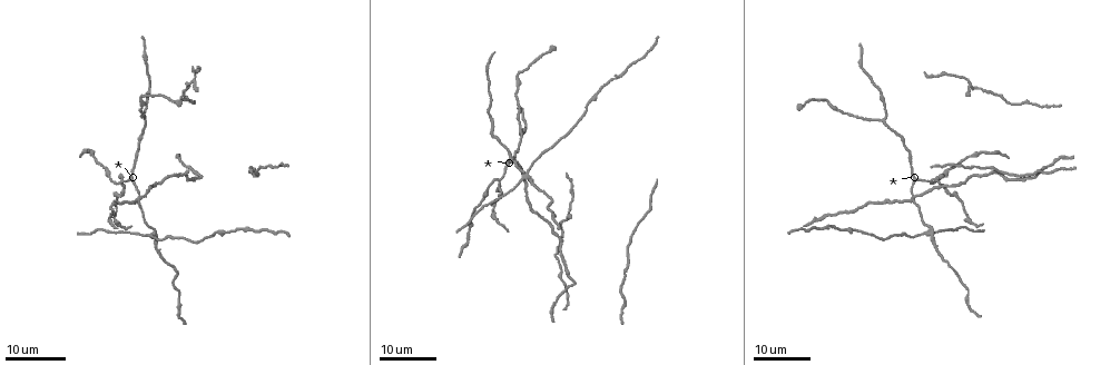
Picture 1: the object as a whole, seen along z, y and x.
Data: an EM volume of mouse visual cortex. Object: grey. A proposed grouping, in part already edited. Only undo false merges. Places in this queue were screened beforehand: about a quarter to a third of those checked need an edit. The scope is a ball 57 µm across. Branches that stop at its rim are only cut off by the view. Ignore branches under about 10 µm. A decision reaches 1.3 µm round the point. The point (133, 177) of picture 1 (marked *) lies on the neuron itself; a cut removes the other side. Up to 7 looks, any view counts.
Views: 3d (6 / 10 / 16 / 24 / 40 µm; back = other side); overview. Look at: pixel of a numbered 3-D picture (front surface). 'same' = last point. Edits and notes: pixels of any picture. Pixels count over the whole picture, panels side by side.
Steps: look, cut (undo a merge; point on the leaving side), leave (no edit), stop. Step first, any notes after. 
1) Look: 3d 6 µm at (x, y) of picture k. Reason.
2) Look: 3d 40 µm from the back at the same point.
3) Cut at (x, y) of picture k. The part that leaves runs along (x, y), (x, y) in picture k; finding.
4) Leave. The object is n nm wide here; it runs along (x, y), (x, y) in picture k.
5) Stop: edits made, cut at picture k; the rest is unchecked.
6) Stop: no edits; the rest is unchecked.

Look: 3d 16 µm at (931, 181) of picture 1. Looks like a crossing.

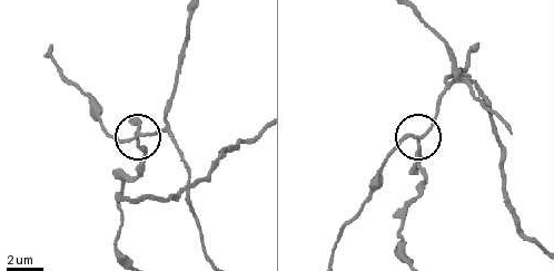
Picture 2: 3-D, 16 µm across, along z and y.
Look: 3d 10 µm at (137, 132) of picture 2. Zoom in.

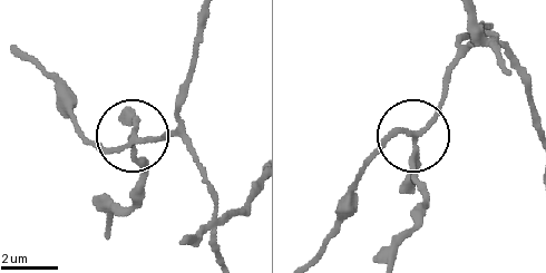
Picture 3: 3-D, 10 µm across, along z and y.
Leave. 4 arms meet here; it runs along (464, 50), (442, 105), (416, 140), (422, 196) in picture 3; all the same neuron.

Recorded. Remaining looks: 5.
Look: 3d 16 µm at (930, 233) of picture 1. Four or more arms meet.

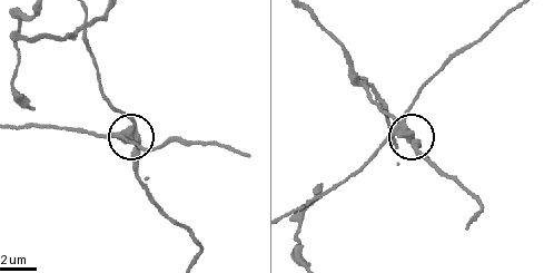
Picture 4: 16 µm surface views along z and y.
Look: 3d 6 µm at (408, 135) of picture 4.

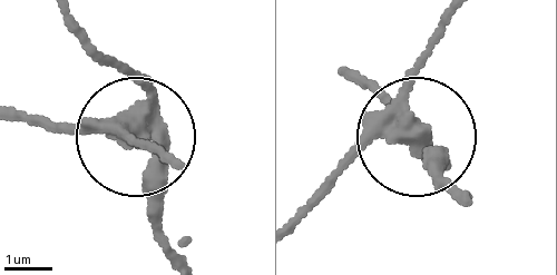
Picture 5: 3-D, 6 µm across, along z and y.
Cut at (71, 125) of picture 5. 4 arms meet here; a second neuron is stuck on.

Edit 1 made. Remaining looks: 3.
Look: overview.

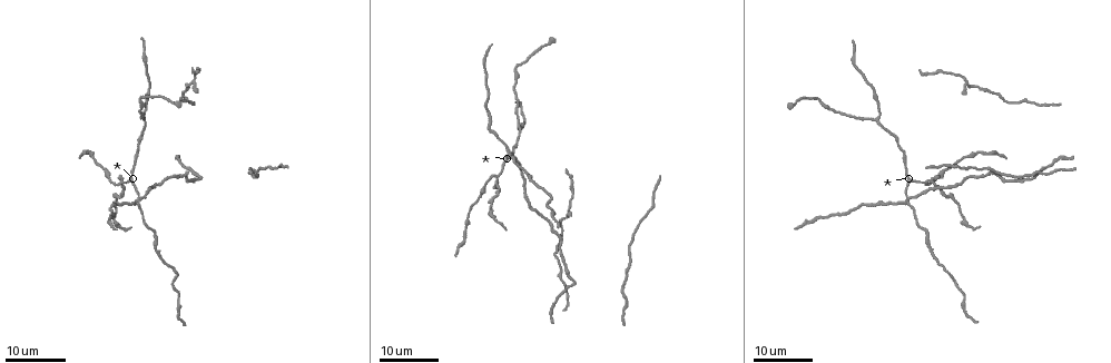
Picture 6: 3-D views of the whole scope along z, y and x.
Look: 3d 24 µm at (909, 199) of picture 6. Four-way junction.

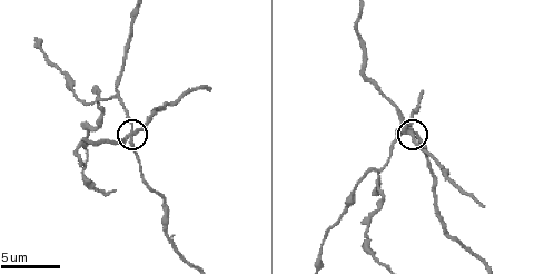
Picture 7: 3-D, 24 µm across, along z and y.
Look: 3d 10 µm at (136, 133) of picture 7.

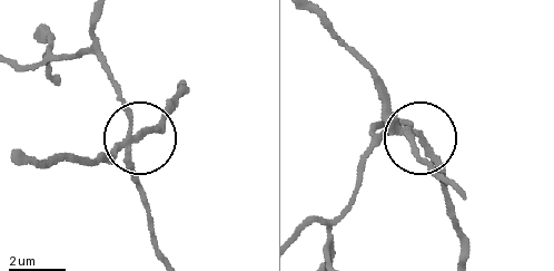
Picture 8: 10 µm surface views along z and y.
Cut at (386, 98) of picture 8. 4 arms meet here; two neurons meet here.

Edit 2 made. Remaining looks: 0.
Stop: edits made, cut at picture 5, cut at picture 8; the rest is unchecked.

